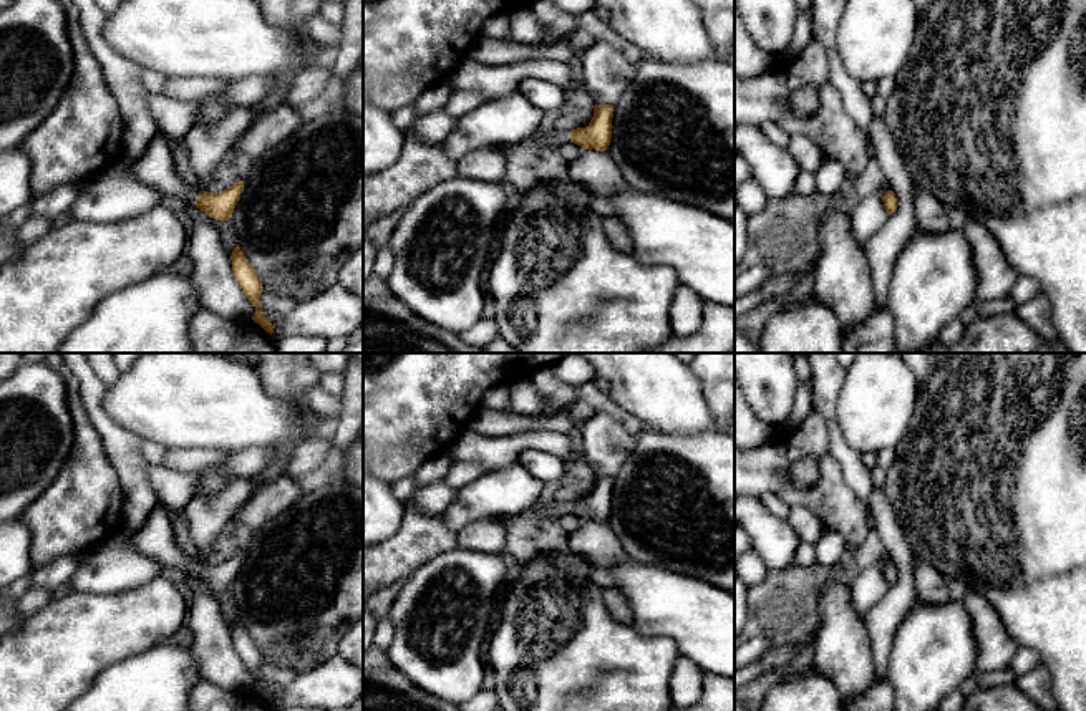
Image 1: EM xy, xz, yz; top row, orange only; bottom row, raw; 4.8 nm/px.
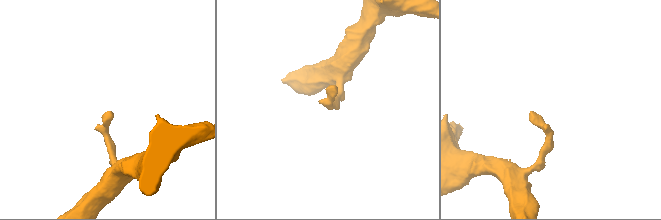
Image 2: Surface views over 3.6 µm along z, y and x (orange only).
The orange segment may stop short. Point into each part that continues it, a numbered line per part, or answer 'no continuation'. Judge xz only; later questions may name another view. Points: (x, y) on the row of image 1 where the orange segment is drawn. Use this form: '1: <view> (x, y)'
1: xz (488, 164)

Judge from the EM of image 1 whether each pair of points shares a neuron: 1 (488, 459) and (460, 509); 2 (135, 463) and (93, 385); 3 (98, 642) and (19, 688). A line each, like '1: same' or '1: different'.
1: different
2: same
3: same

